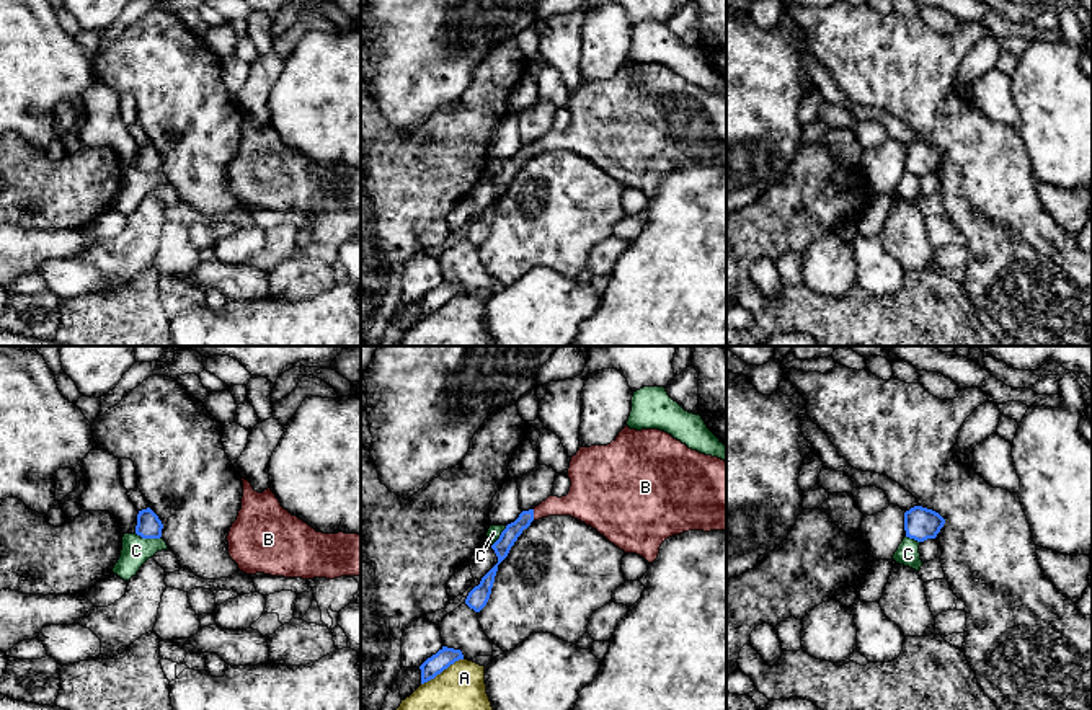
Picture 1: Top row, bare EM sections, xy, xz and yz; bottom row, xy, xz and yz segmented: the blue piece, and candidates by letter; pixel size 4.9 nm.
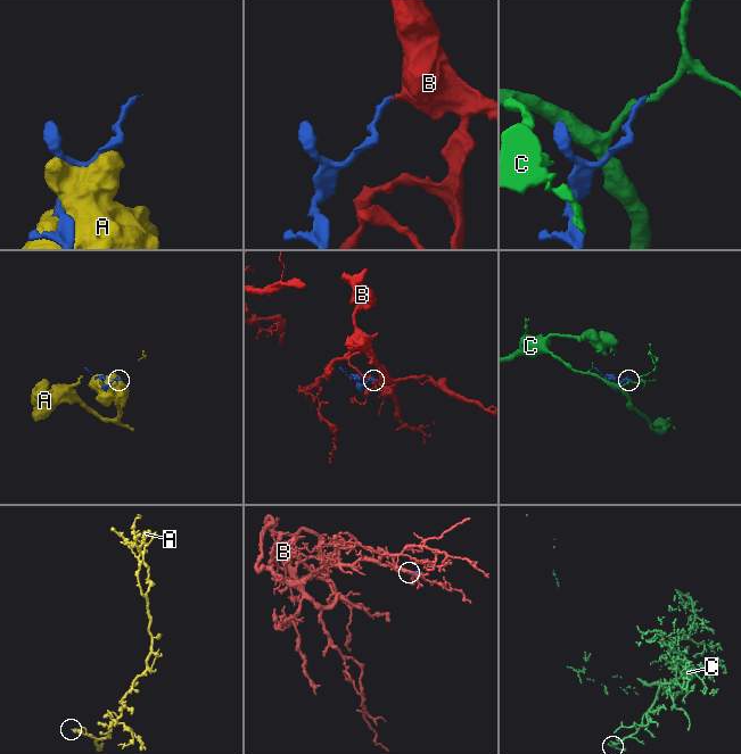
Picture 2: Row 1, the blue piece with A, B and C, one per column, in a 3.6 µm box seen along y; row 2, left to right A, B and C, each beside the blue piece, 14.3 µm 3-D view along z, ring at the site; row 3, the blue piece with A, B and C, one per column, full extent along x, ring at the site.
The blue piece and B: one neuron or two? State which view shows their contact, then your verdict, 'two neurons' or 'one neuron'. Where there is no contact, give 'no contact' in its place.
contact in xz; one neuron

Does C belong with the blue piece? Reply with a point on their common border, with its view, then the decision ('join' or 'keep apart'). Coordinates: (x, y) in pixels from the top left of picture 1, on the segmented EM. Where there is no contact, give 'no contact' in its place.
contact xy (149, 537); keep apart

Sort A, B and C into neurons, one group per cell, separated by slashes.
A / B / C

